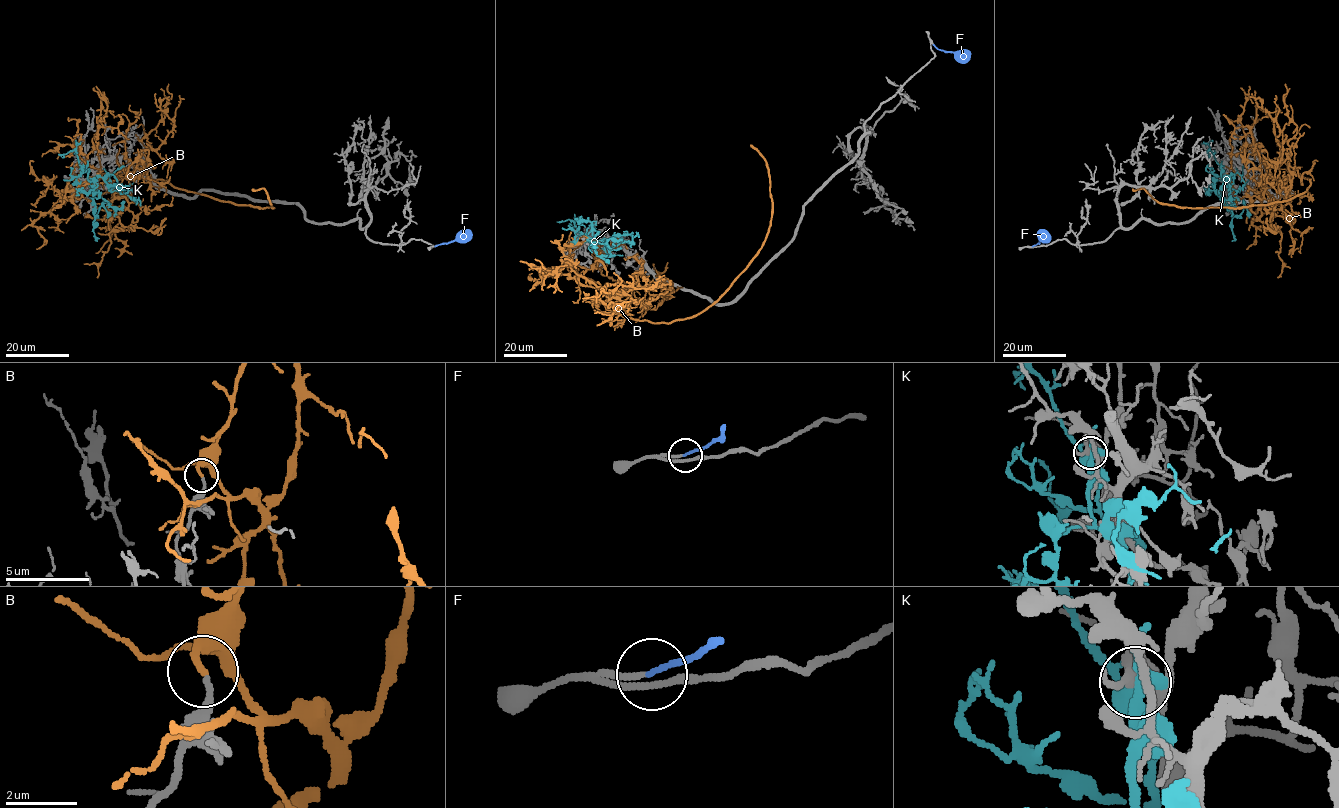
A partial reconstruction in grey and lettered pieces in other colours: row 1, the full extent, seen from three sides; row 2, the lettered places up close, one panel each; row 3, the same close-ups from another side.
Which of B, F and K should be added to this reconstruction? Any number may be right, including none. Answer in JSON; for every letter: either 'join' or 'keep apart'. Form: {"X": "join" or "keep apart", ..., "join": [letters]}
{"B": "keep apart", "F": "join", "K": "keep apart", "join": ["F"]}

